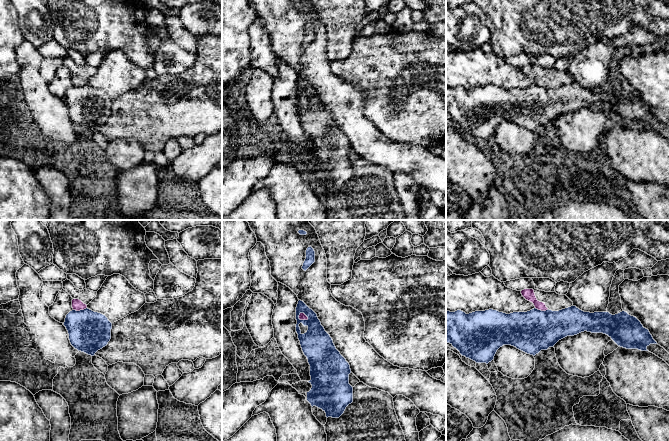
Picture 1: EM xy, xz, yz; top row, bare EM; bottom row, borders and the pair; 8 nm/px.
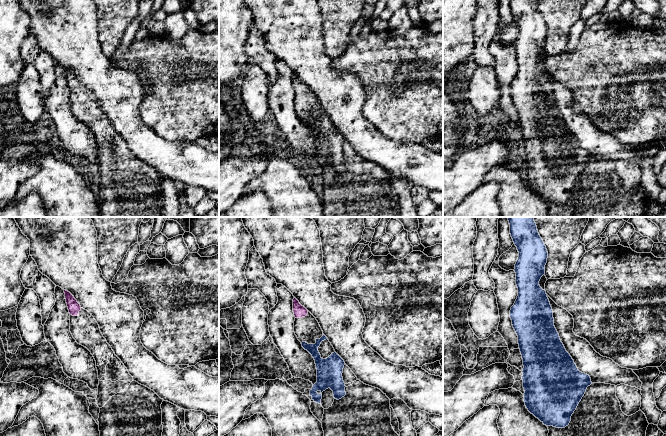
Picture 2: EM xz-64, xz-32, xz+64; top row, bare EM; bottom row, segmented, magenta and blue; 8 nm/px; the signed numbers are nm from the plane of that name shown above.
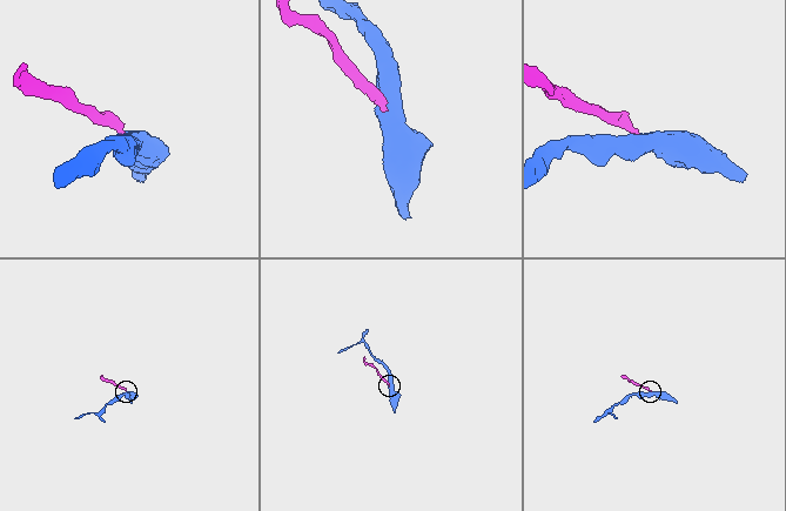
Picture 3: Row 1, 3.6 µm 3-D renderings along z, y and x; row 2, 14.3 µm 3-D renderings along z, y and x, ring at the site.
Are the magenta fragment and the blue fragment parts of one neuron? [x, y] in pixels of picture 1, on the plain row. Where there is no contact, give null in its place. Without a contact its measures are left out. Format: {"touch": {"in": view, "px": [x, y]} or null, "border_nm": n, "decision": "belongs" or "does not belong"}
{"touch": {"in": "xy", "px": [79, 86]}, "border_nm": 110, "decision": "does not belong"}

